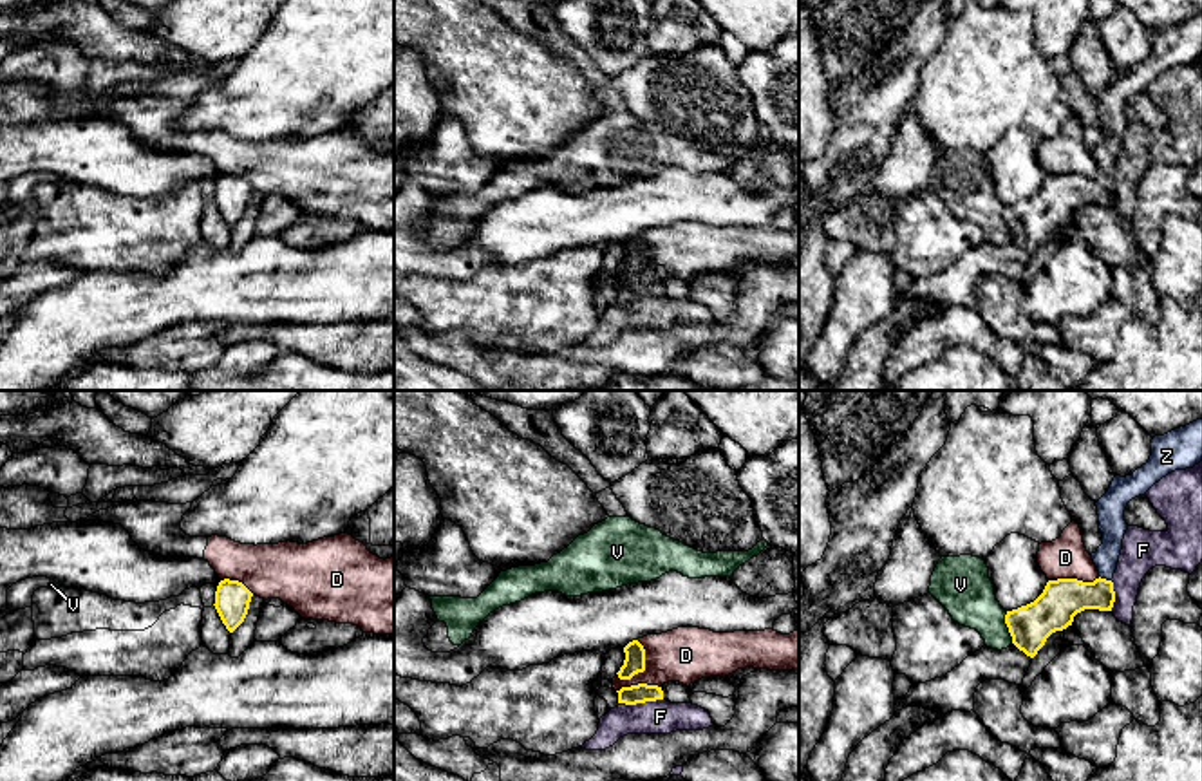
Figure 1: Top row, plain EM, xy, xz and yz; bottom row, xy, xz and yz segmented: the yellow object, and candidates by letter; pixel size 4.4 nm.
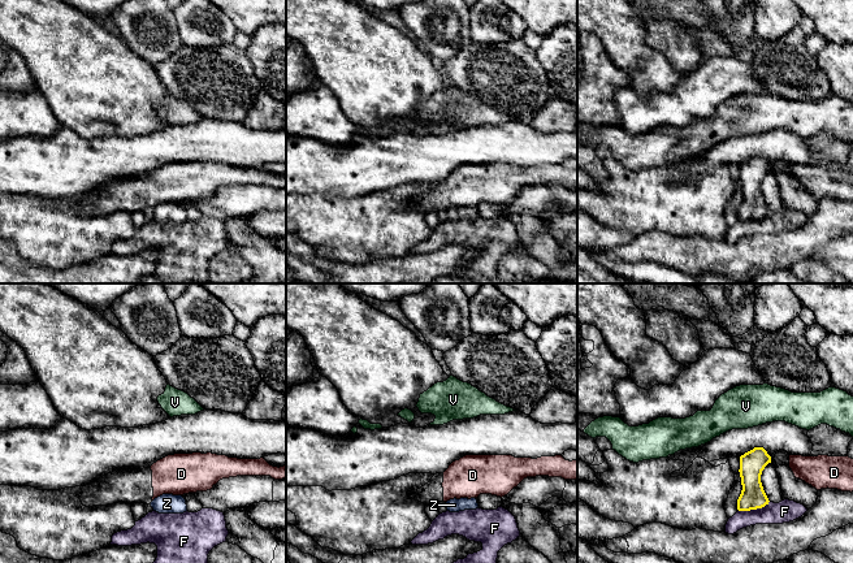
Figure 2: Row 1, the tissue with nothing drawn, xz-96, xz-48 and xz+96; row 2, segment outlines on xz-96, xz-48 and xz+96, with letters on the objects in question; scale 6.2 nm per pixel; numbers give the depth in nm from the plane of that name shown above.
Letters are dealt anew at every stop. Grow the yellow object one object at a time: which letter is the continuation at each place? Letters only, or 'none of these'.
Z

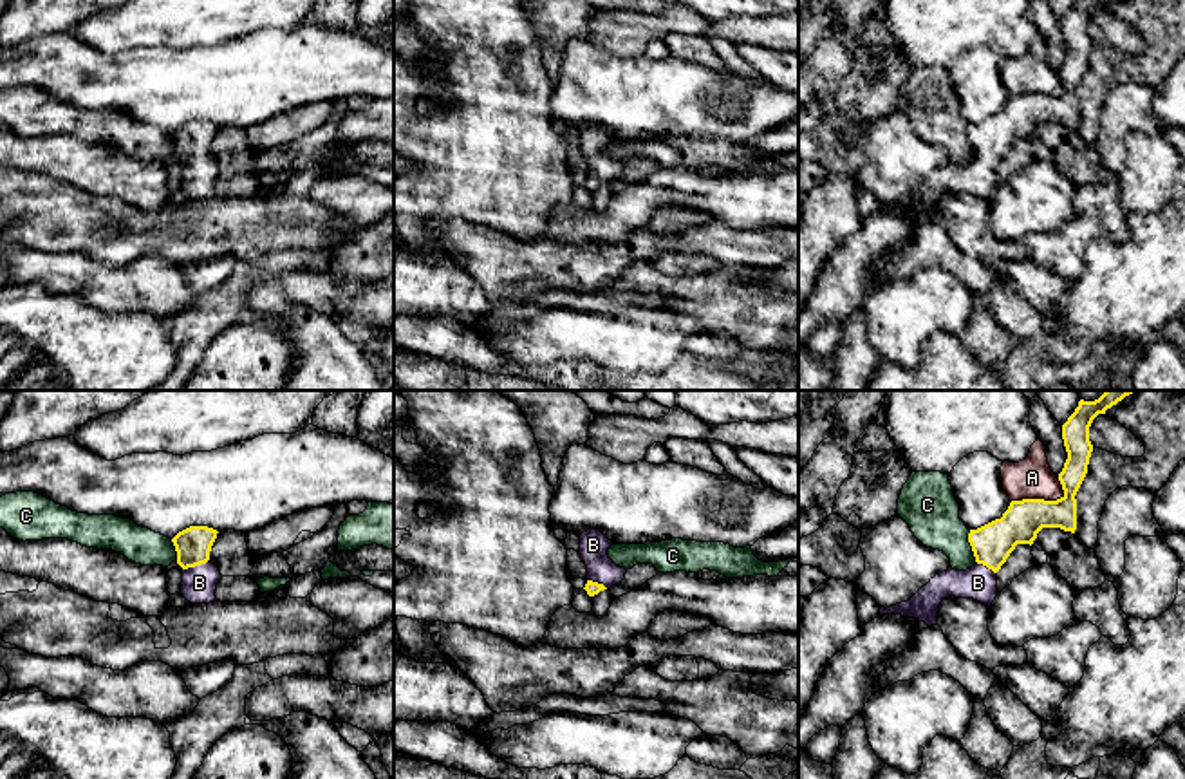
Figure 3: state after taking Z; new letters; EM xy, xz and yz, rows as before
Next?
B

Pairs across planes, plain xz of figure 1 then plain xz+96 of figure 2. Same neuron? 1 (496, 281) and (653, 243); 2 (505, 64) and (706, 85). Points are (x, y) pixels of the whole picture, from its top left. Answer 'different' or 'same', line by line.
1: different
2: different

